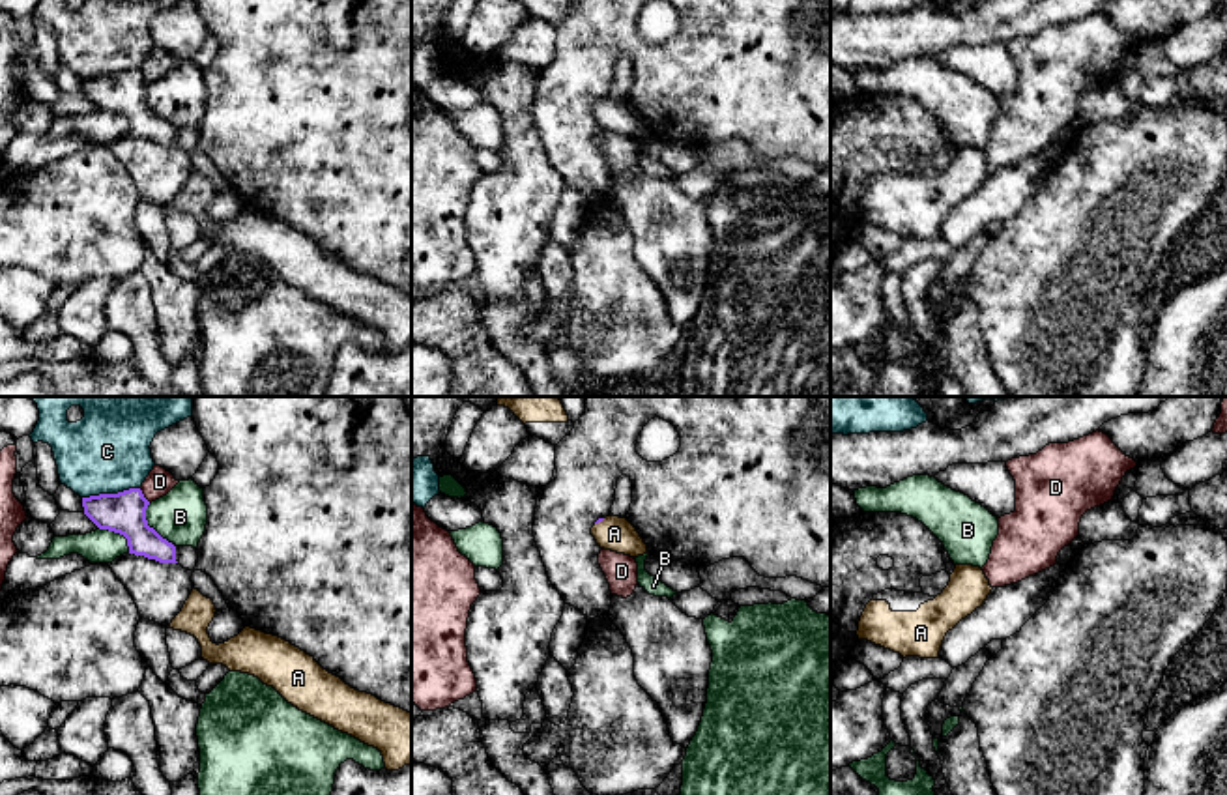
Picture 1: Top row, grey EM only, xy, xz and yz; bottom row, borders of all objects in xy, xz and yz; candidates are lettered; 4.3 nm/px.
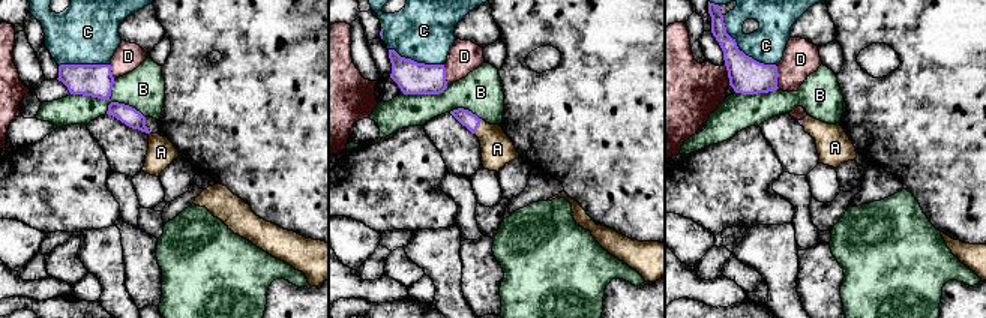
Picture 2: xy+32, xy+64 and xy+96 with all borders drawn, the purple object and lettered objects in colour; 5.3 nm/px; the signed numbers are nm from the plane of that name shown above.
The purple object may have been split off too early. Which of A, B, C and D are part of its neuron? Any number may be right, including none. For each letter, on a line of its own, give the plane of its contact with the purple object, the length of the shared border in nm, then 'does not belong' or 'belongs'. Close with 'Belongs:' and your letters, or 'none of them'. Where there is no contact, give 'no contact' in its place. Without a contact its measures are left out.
A: meets purple in xz; contact 50 nm long; belongs
B: meets purple in xy; contact 220 nm long; does not belong
C: meets purple in xy; contact 260 nm long; does not belong
D: meets purple in xy; contact 80 nm long; does not belong
Belongs: A

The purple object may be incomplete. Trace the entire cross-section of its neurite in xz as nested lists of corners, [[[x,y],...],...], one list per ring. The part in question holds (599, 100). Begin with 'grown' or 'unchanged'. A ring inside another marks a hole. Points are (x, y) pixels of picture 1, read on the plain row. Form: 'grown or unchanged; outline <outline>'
grown; outline [[[599,99],[591,108],[591,116],[595,118],[597,125],[604,131],[612,131],[630,138],[649,135],[647,125],[627,99]]]

